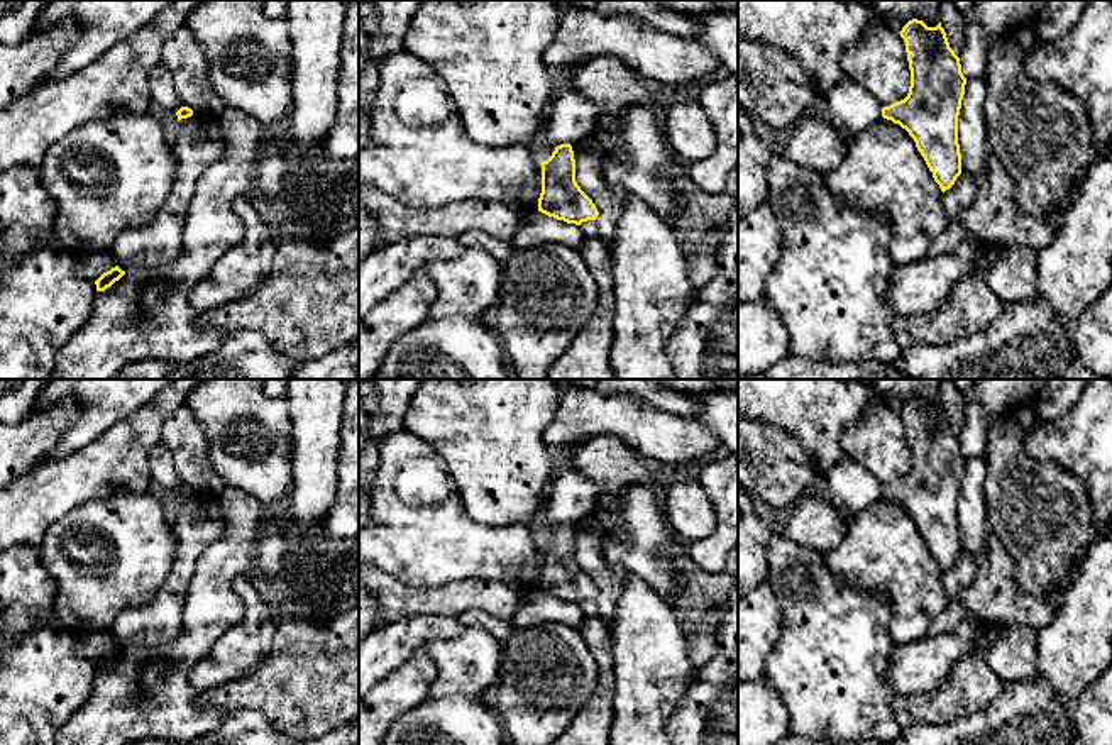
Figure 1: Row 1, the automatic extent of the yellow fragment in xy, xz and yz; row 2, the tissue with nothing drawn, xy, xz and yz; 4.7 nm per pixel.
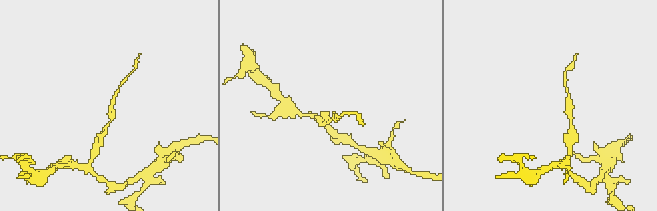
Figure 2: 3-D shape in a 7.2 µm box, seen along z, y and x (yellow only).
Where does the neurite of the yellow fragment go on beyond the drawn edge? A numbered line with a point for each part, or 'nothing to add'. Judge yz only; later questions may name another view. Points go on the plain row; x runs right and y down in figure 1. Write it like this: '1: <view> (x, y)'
nothing to add

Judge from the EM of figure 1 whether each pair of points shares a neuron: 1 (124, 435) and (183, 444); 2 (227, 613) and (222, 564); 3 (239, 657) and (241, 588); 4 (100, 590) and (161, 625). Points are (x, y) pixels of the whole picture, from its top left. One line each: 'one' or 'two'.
1: two
2: one
3: one
4: two

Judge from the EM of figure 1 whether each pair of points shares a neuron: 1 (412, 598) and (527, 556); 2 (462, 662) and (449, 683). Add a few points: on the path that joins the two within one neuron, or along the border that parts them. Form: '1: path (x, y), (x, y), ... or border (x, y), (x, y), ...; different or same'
1: border (508, 586), (491, 579), (462, 578), (430, 588); different
2: path (462, 667), (454, 678); same

